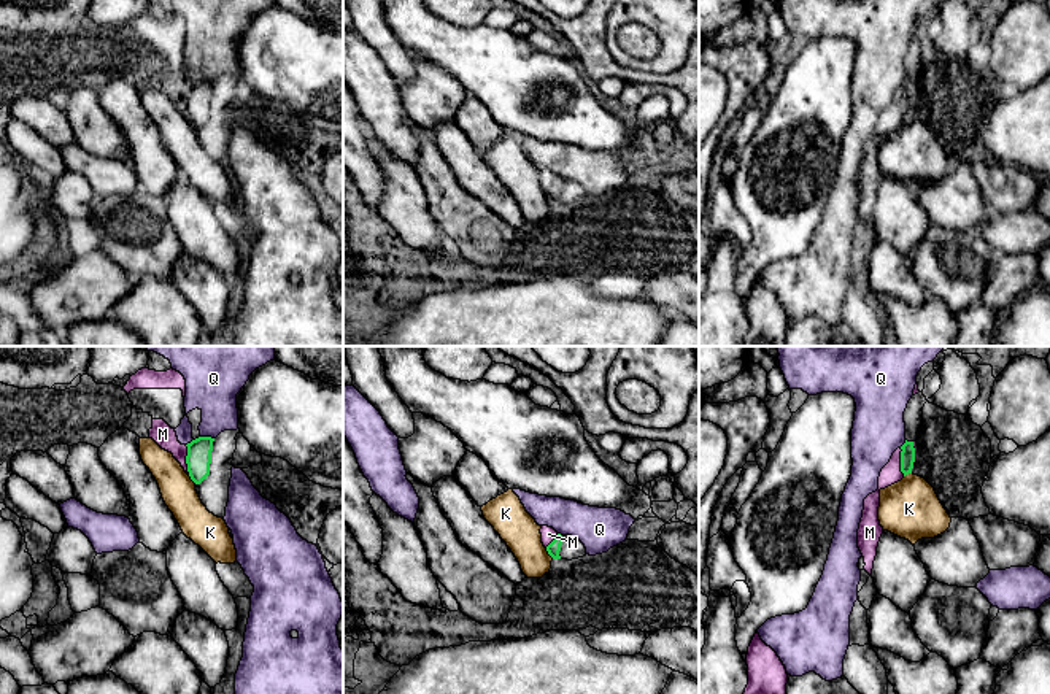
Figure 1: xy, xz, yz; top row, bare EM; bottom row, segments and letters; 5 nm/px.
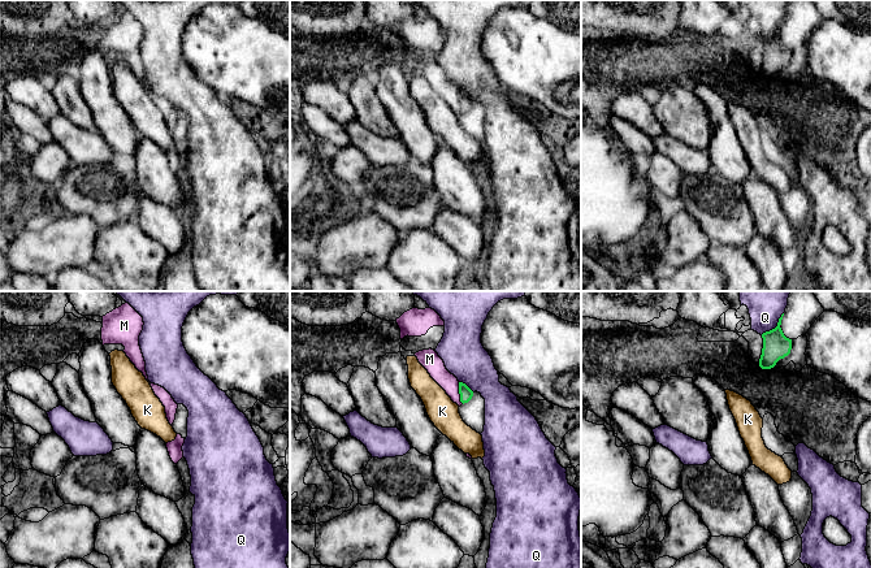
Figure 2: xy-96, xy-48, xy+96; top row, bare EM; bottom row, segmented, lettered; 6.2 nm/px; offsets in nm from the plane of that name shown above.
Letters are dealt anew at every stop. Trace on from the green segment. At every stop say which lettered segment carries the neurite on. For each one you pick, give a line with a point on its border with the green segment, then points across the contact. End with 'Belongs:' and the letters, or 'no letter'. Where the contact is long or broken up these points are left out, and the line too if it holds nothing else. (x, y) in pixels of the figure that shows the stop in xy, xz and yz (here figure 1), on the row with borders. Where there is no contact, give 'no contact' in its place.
M: xy (186, 459) | across xy (199, 451), (186, 459), (162, 434)
Belongs: M

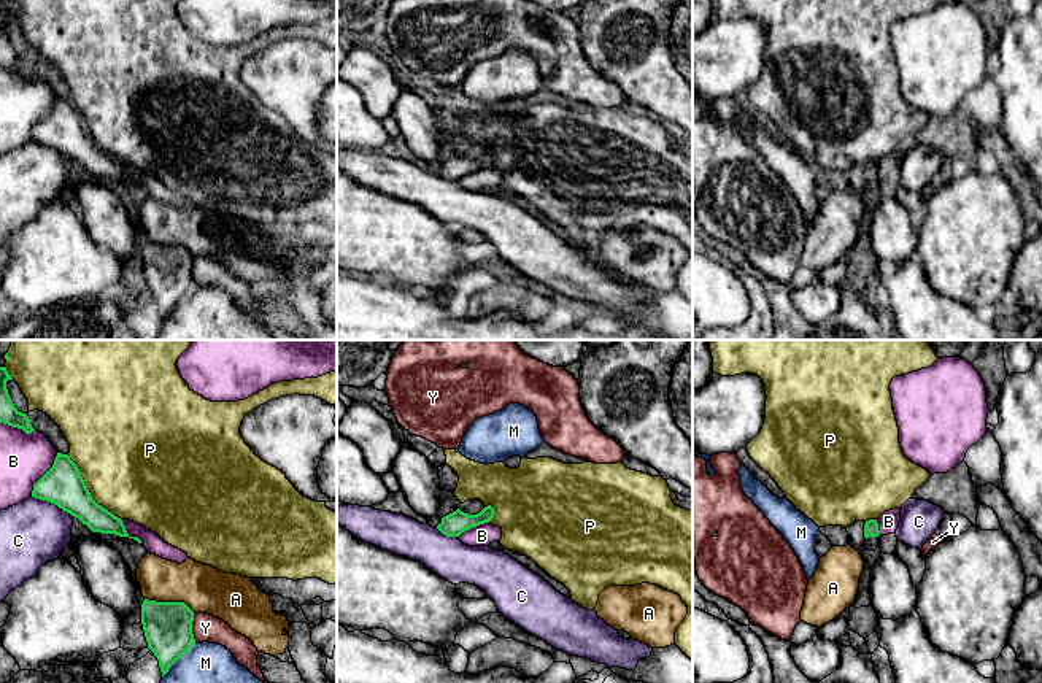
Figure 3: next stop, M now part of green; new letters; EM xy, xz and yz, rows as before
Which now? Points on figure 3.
Belongs: no letter

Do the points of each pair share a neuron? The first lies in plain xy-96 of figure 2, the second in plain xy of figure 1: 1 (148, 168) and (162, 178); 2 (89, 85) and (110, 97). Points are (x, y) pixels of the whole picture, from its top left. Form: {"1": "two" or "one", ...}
{"1": "two", "2": "one"}

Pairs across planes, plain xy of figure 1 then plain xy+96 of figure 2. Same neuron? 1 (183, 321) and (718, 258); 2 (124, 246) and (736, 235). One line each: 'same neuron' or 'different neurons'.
1: same neuron
2: same neuron

